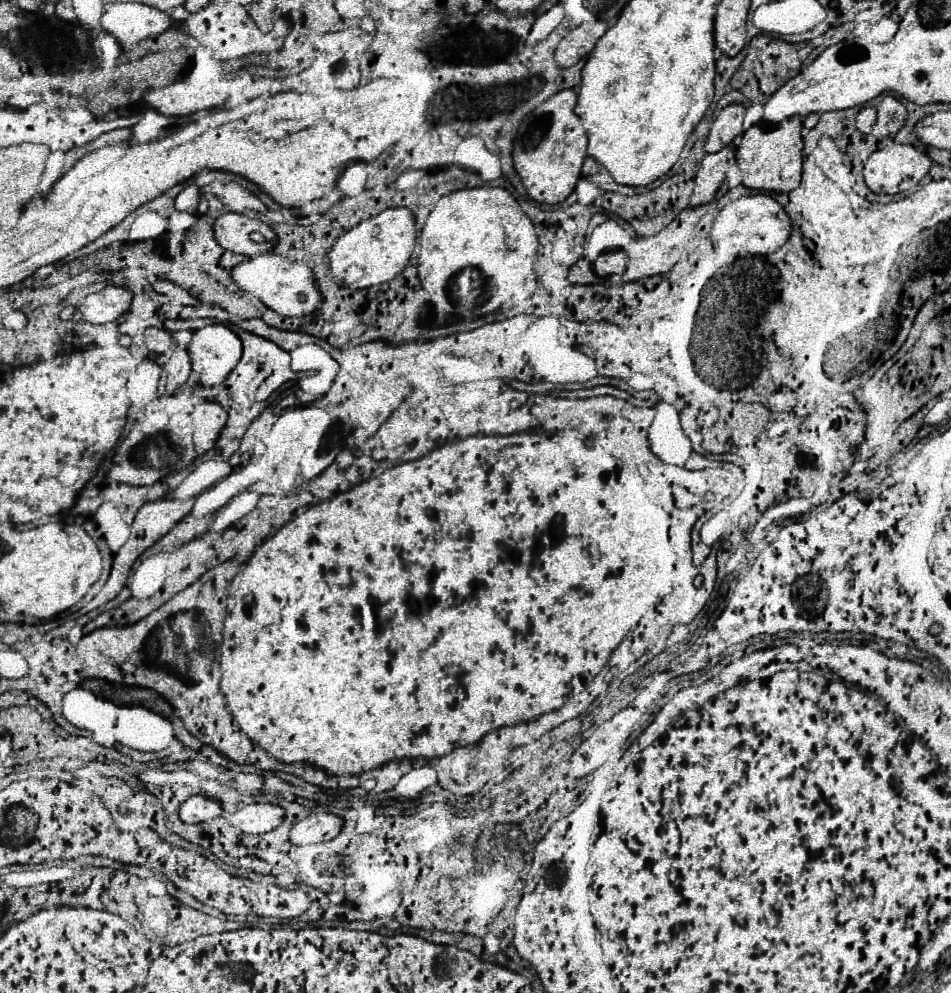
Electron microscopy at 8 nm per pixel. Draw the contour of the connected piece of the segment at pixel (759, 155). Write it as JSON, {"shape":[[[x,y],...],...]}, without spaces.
{"shape":[[[786,120],[776,128],[754,126],[746,130],[740,150],[736,152],[736,164],[742,172],[742,184],[754,190],[766,192],[792,192],[802,182],[804,172],[804,156],[802,156],[802,140],[800,140],[800,120]]]}

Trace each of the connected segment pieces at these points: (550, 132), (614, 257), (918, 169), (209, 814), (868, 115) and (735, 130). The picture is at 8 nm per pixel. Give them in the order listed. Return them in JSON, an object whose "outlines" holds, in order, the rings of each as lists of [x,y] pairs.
{"outlines":[[[[572,90],[556,92],[528,114],[528,120],[512,138],[512,166],[526,194],[536,202],[564,202],[580,178],[580,168],[588,148],[588,132],[574,116],[574,106],[576,94]]],[[[612,250],[612,252],[606,252],[606,254],[600,254],[594,262],[594,272],[596,276],[600,278],[606,278],[606,276],[614,276],[614,274],[622,274],[626,270],[626,254],[622,250]]],[[[890,144],[870,154],[862,168],[862,178],[870,192],[892,196],[914,188],[928,166],[928,156],[914,146]]],[[[190,796],[184,800],[178,808],[178,816],[186,824],[200,824],[216,818],[220,814],[220,806],[214,800],[208,800],[204,796]]],[[[862,108],[860,112],[858,112],[858,116],[856,116],[856,130],[860,130],[862,134],[870,134],[872,132],[872,128],[874,128],[874,124],[876,124],[876,110],[874,108]]],[[[728,104],[722,108],[718,118],[712,122],[708,138],[706,138],[706,152],[718,152],[726,144],[730,144],[736,136],[744,132],[744,104]]]]}

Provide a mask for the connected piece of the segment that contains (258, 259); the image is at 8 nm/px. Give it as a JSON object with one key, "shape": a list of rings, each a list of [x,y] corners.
{"shape":[[[260,252],[254,258],[248,258],[242,264],[234,266],[230,274],[232,274],[234,284],[242,292],[258,298],[264,306],[282,314],[284,318],[314,312],[320,304],[320,296],[318,296],[318,292],[312,284],[312,276],[310,276],[308,266],[292,262],[286,256],[278,256],[278,254],[272,254],[272,252],[266,252],[266,254]]]}

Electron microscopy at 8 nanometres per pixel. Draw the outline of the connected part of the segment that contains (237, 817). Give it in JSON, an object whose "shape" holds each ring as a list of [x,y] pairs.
{"shape":[[[248,804],[228,816],[228,822],[244,834],[264,834],[280,824],[280,810],[272,804]]]}

